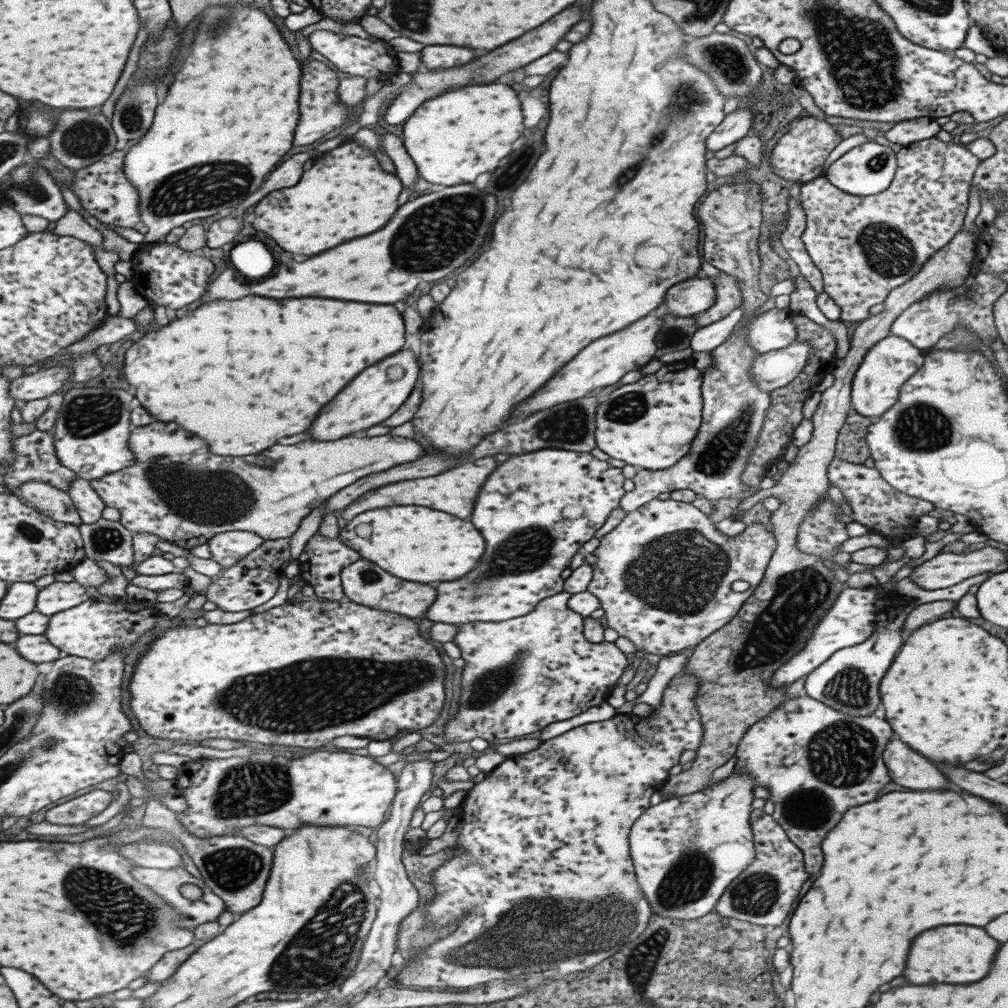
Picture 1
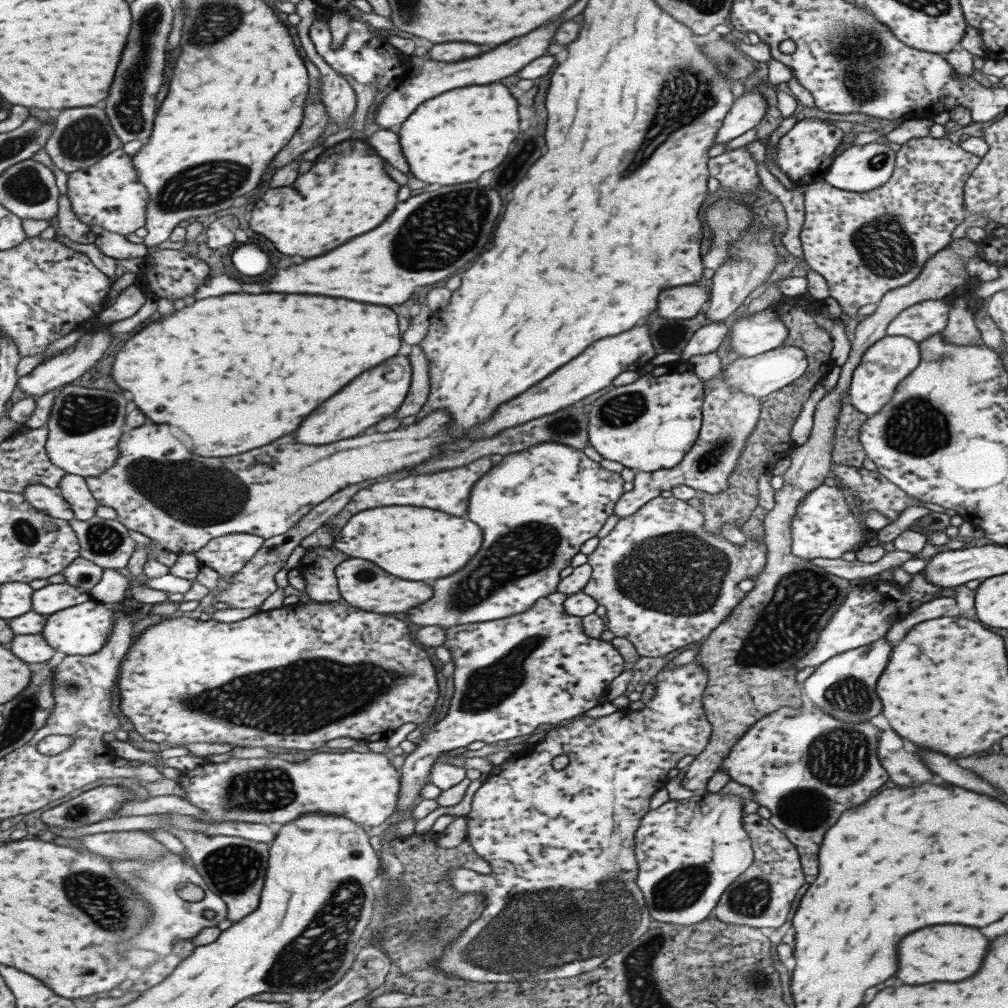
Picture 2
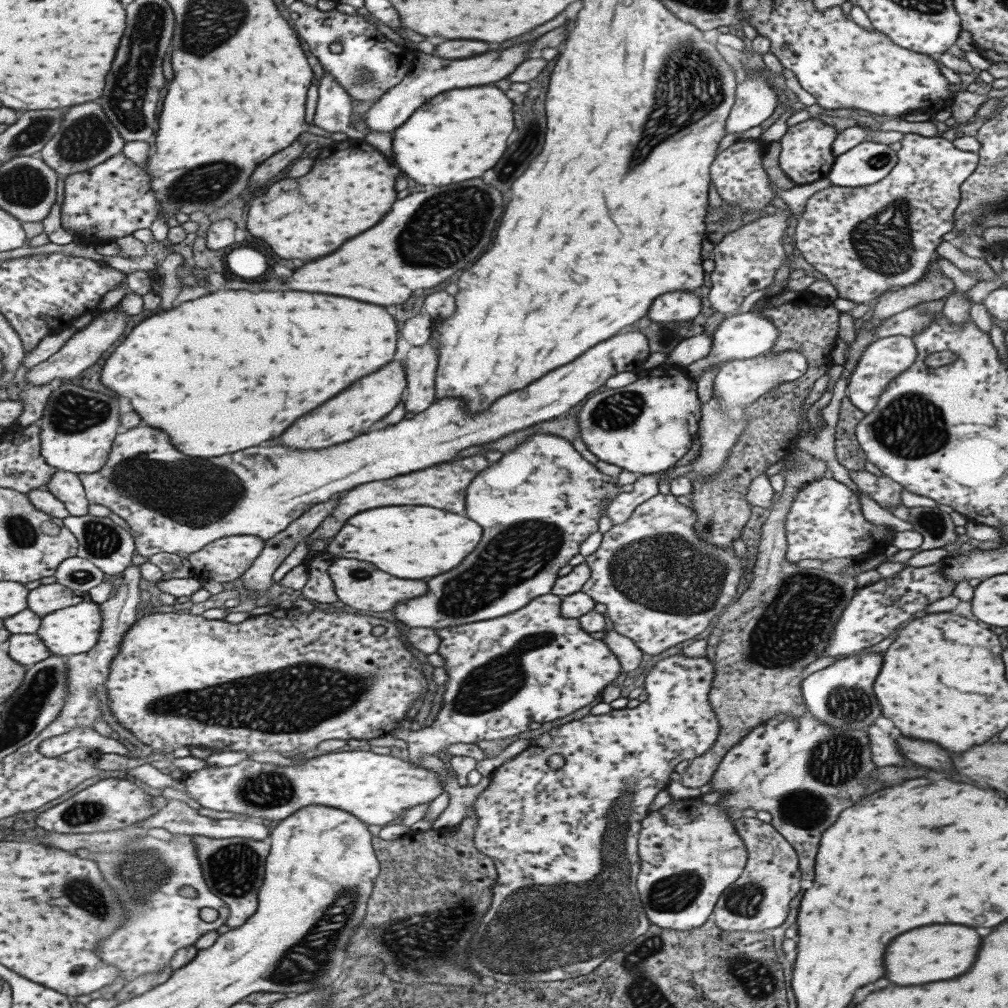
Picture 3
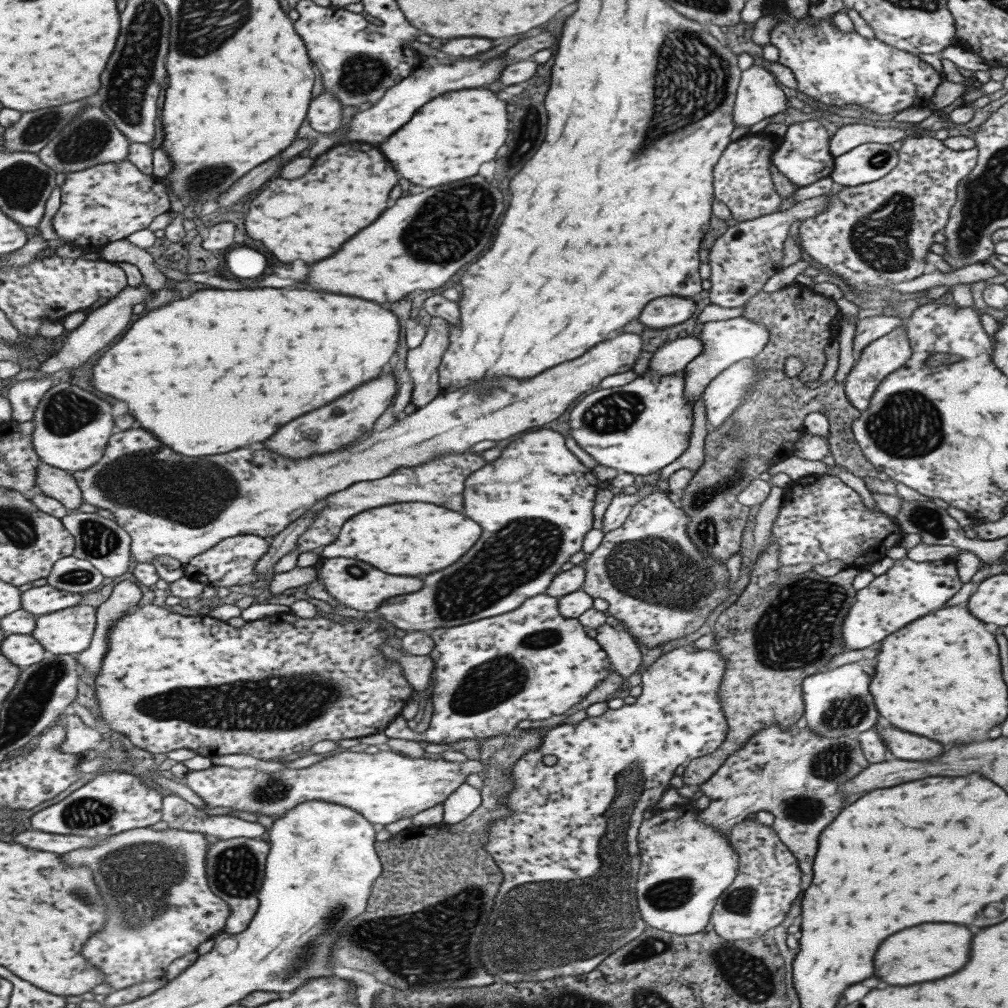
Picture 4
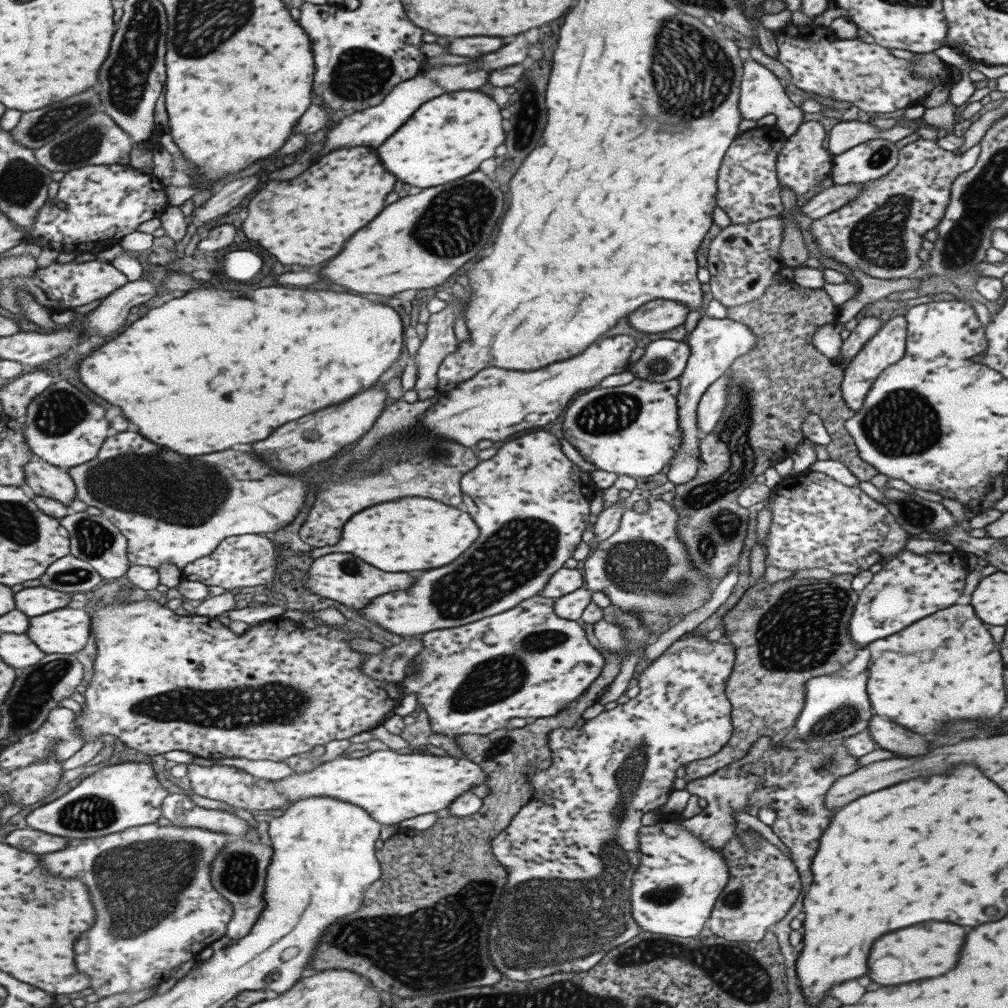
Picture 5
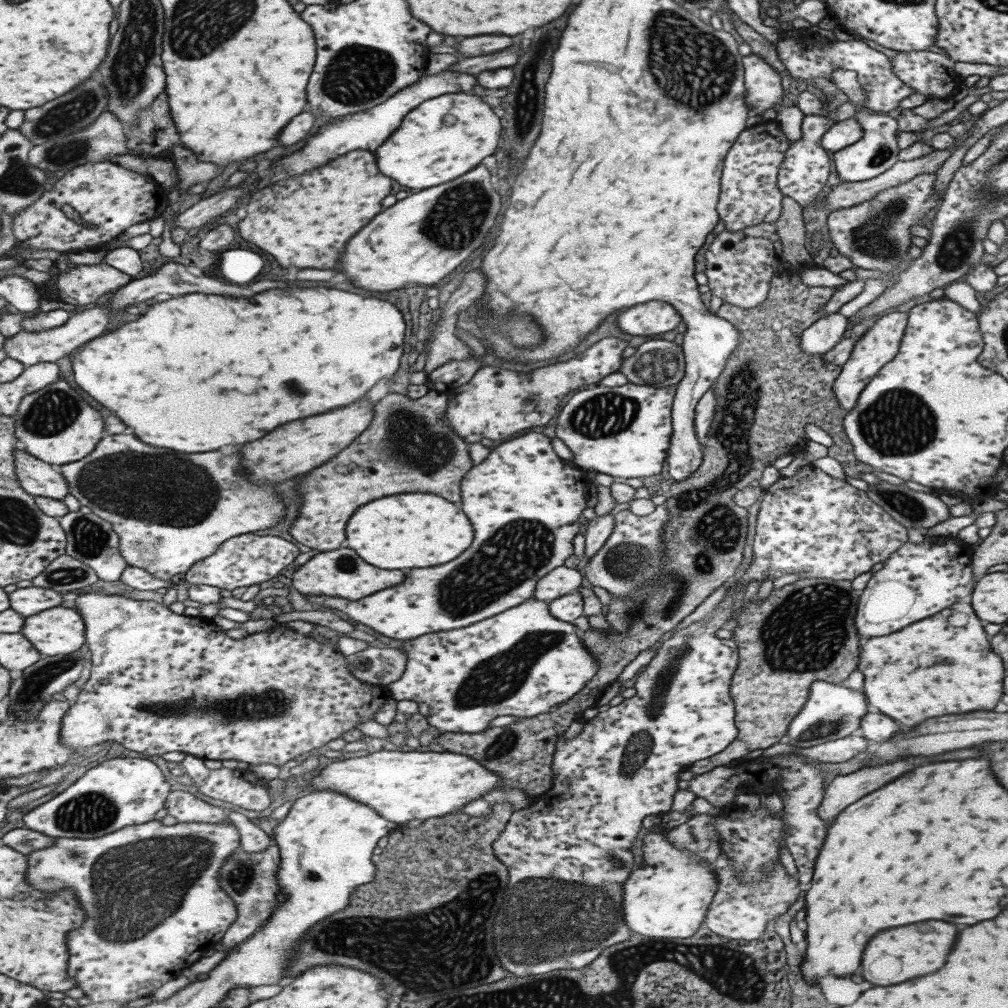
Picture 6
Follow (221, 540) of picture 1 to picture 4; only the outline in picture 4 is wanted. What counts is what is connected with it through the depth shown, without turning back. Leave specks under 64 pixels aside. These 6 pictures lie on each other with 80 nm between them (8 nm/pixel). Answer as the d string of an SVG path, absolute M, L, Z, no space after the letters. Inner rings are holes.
M244 534L239 537L224 538L223 541L219 541L215 546L212 546L211 549L207 549L197 557L192 557L185 565L182 565L183 574L191 580L213 587L249 584L249 582L258 580L254 568L257 561L265 555L267 549L268 539L257 535Z

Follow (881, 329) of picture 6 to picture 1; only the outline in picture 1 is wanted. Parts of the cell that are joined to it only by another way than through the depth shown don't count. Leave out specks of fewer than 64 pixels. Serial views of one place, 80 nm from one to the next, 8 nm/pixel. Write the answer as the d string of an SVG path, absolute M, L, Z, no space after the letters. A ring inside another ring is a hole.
M887 335L878 340L855 369L851 379L850 401L852 411L865 418L879 418L897 400L898 390L923 362L923 352L904 338Z

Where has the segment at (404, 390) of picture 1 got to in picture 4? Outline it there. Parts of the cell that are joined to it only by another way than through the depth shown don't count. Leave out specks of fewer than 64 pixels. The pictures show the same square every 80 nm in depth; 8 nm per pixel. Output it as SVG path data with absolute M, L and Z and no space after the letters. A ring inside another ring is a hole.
M391 371L385 375L369 380L359 386L359 390L351 390L345 396L329 402L327 406L321 406L313 412L307 412L293 422L287 422L273 434L273 438L267 438L263 446L279 456L285 458L307 458L313 454L327 454L338 448L342 448L355 438L359 438L363 432L369 432L374 422L383 414L383 410L390 406L392 398L395 398L395 389L397 390L400 382L400 376Z

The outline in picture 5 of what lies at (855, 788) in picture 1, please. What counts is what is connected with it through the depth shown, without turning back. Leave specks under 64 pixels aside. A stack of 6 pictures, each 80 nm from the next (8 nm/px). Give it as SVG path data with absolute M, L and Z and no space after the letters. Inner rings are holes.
M761 736L752 744L752 747L743 758L718 768L709 776L687 781L684 790L689 794L695 794L698 798L703 798L703 800L706 800L707 805L698 814L683 819L680 826L686 828L692 834L696 834L698 840L702 840L707 846L720 850L733 836L736 828L740 828L740 825L733 819L733 812L739 812L739 810L747 812L745 808L749 805L760 808L769 804L771 808L776 810L775 821L770 826L773 834L787 848L790 860L799 873L800 886L807 888L809 882L811 882L810 866L812 858L818 850L819 837L829 825L830 818L834 814L833 808L824 807L823 801L826 791L829 790L829 786L833 781L839 777L852 774L855 770L859 770L859 767L857 767L857 758L846 751L846 746L840 744L840 740L812 744L814 746L811 747L809 742L795 736L789 743L786 743L786 747L785 745L779 745L779 743L772 744L772 740L768 736Z

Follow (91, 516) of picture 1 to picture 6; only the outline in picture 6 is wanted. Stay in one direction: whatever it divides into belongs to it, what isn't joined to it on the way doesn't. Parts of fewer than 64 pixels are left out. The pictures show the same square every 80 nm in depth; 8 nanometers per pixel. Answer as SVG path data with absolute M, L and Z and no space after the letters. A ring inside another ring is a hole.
M24 447L14 450L14 461L18 483L29 494L63 501L71 493L71 486L63 472L28 453Z

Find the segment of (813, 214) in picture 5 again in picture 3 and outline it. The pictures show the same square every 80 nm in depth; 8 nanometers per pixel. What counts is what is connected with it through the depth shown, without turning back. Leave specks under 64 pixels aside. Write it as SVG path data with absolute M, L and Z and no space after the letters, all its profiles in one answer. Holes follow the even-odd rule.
M789 209L780 213L762 214L748 224L741 225L735 230L723 235L712 249L713 270L710 272L711 287L707 299L713 312L719 314L732 313L743 299L751 292L762 290L773 281L775 270L781 266L784 259L781 238L787 222L795 220Z

